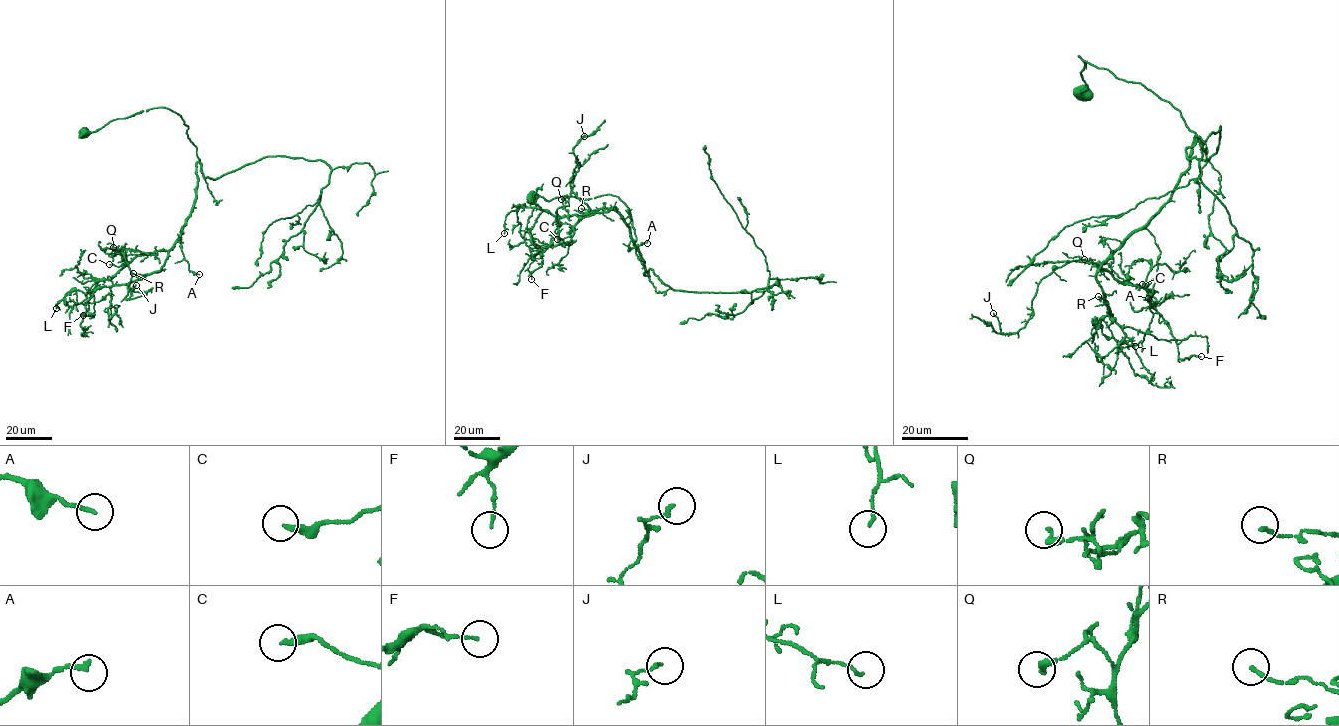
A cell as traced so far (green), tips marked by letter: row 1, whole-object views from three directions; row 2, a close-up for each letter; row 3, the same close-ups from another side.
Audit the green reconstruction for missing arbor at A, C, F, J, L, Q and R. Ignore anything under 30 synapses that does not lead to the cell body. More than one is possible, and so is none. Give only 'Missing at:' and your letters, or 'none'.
Missing at: none

